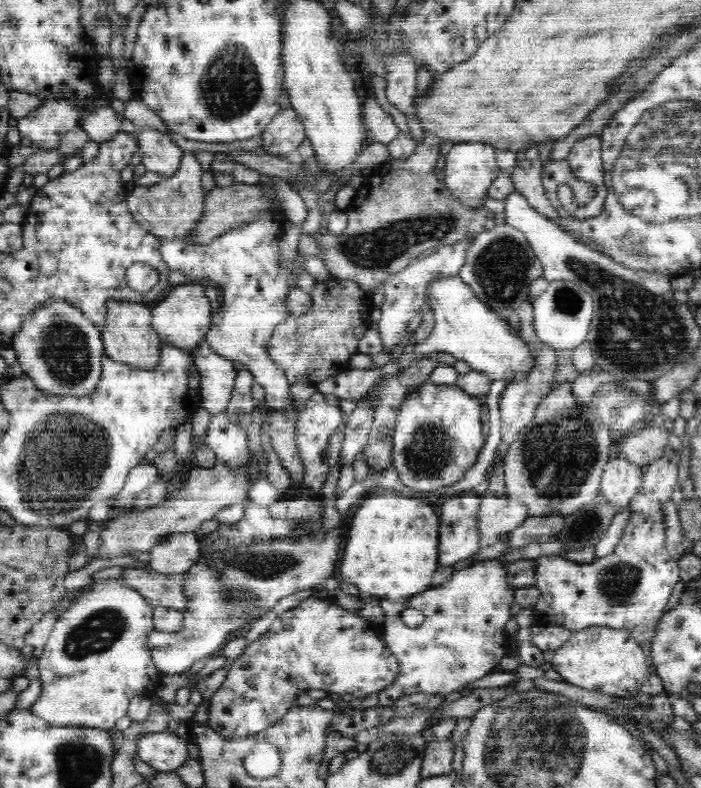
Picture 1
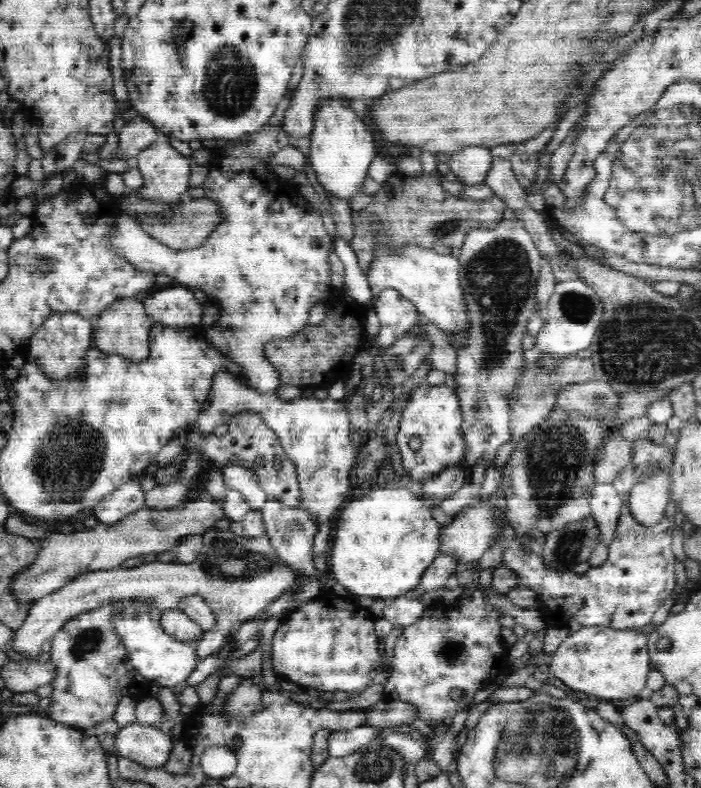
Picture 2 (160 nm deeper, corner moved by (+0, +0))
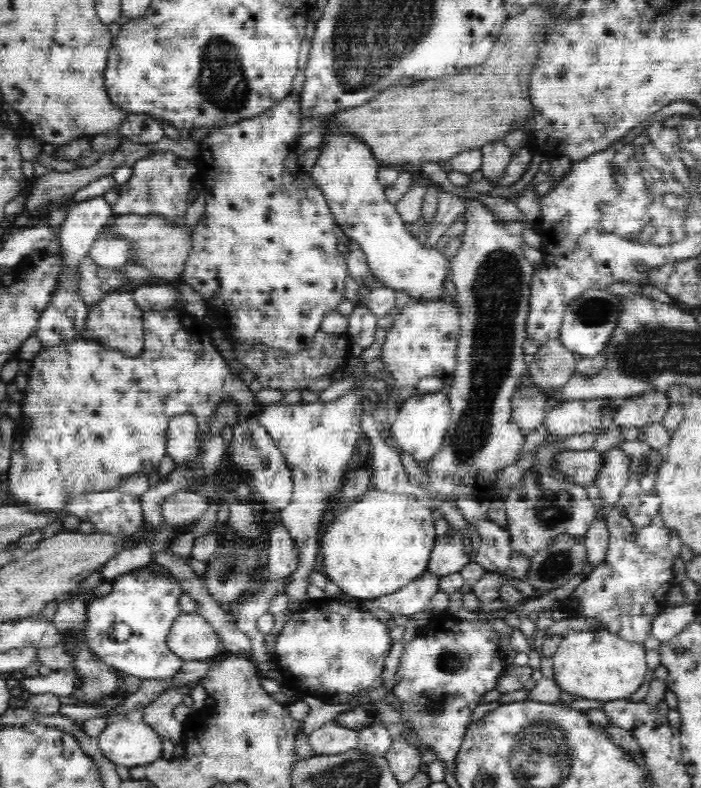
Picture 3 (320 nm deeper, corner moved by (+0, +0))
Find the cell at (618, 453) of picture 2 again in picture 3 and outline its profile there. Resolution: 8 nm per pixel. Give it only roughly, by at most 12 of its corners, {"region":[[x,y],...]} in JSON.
{"region":[[596,450],[564,451],[555,470],[572,483],[590,486],[602,466]]}

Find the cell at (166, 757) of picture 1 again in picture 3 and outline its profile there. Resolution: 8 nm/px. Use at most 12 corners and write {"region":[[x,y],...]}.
{"region":[[138,717],[108,723],[96,740],[116,766],[162,758],[164,738]]}

